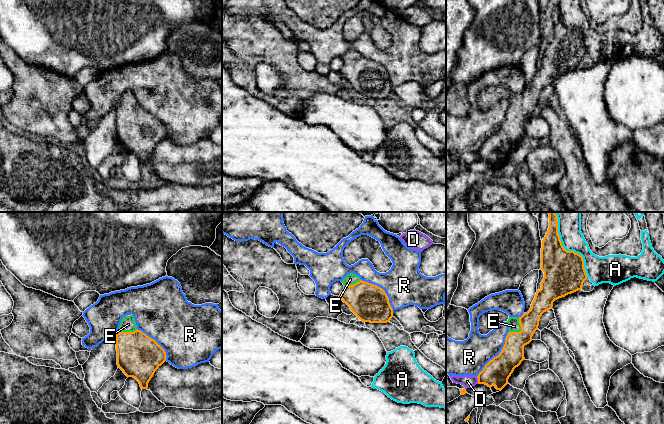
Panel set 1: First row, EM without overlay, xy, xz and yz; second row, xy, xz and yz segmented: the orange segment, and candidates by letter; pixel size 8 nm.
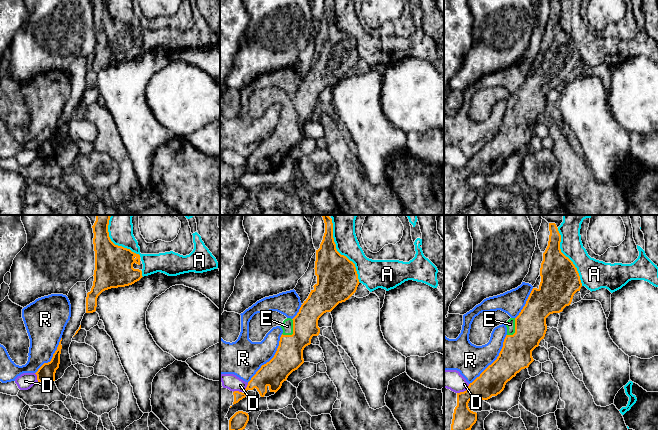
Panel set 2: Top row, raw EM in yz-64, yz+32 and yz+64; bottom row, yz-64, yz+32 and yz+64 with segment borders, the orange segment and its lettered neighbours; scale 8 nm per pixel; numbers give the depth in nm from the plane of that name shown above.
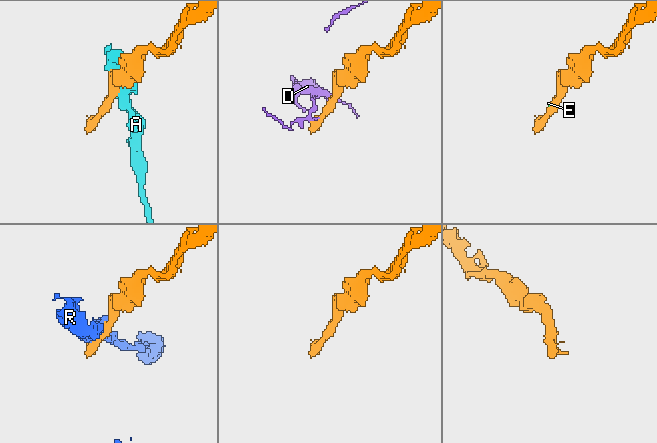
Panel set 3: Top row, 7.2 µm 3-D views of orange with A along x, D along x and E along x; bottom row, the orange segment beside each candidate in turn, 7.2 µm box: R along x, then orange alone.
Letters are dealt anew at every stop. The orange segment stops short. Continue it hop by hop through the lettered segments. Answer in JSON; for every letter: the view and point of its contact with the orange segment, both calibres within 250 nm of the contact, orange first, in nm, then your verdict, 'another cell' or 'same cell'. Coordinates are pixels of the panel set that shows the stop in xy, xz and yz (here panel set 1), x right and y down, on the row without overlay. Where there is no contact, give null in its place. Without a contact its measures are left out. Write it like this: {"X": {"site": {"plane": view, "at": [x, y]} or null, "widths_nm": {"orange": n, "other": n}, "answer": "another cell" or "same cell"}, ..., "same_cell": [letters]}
{"A": {"site": {"plane": "yz", "at": [572, 27]}, "widths_nm": {"orange": 340, "other": 190}, "answer": "another cell"}, "D": {"site": {"plane": "yz", "at": [478, 156]}, "widths_nm": {"orange": 220, "other": 100}, "answer": "another cell"}, "E": {"site": {"plane": "yz", "at": [521, 106]}, "widths_nm": {"orange": 190, "other": 100}, "answer": "same cell"}, "R": {"site": {"plane": "yz", "at": [498, 131]}, "widths_nm": {"orange": 220, "other": 280}, "answer": "another cell"}, "same_cell": ["E"]}

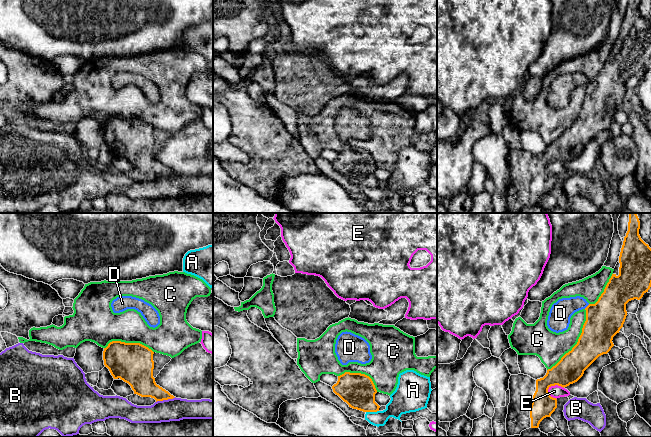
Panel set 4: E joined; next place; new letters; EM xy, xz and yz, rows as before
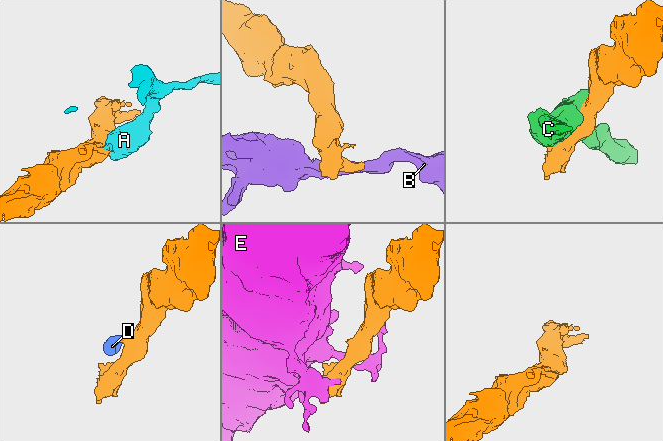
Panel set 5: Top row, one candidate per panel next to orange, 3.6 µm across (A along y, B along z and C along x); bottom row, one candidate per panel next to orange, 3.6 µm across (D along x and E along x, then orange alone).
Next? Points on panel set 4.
{"A": {"site": {"plane": "xz", "at": [372, 187]}, "widths_nm": {"orange": 280, "other": 180}, "answer": "another cell"}, "B": {"site": {"plane": "xy", "at": [165, 175]}, "widths_nm": {"orange": 200, "other": 190}, "answer": "another cell"}, "C": {"site": {"plane": "yz", "at": [578, 117]}, "widths_nm": {"orange": 280, "other": 240}, "answer": "another cell"}, "D": {"site": {"plane": "yz", "at": [587, 82]}, "widths_nm": {"orange": 300, "other": 180}, "answer": "same cell"}, "E": {"site": {"plane": "yz", "at": [554, 161]}, "widths_nm": {"orange": 220, "other": 100}, "answer": "another cell"}, "same_cell": ["D"]}

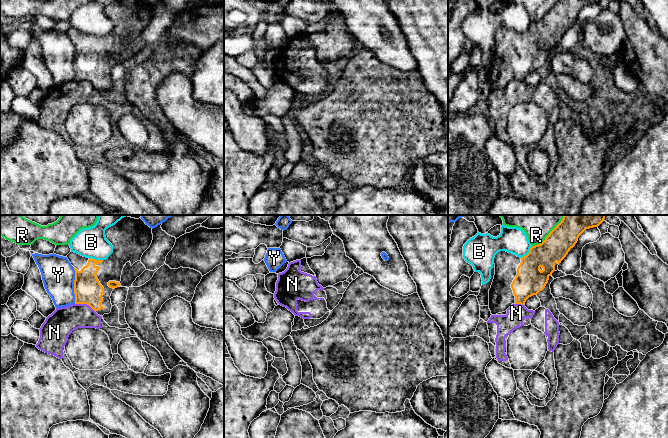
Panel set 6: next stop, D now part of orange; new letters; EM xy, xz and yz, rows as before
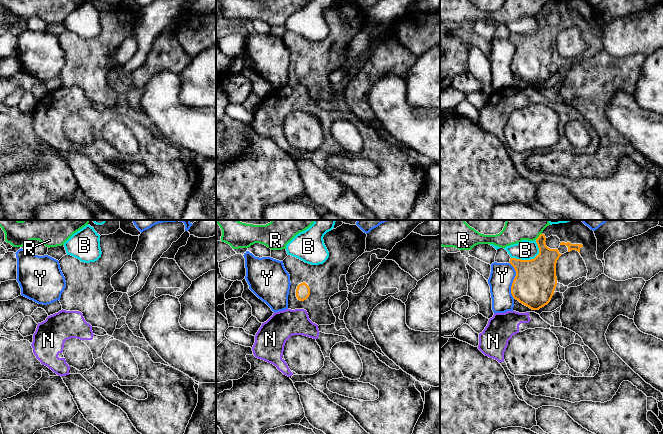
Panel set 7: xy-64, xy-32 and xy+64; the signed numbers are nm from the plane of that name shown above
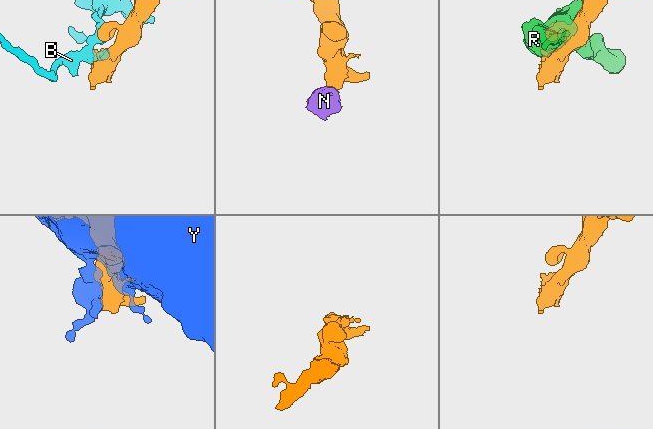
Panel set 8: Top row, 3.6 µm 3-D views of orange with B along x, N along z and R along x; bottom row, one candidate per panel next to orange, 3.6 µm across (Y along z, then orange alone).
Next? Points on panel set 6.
{"B": {"site": {"plane": "yz", "at": [528, 29]}, "widths_nm": {"orange": 240, "other": 220}, "answer": "another cell"}, "N": {"site": {"plane": "xy", "at": [85, 79]}, "widths_nm": {"orange": 220, "other": 220}, "answer": "another cell"}, "R": {"site": {"plane": "yz", "at": [545, 14]}, "widths_nm": {"orange": 220, "other": 160}, "answer": "another cell"}, "Y": {"site": {"plane": "xy", "at": [74, 62]}, "widths_nm": {"orange": 220, "other": 260}, "answer": "another cell"}, "same_cell": []}

